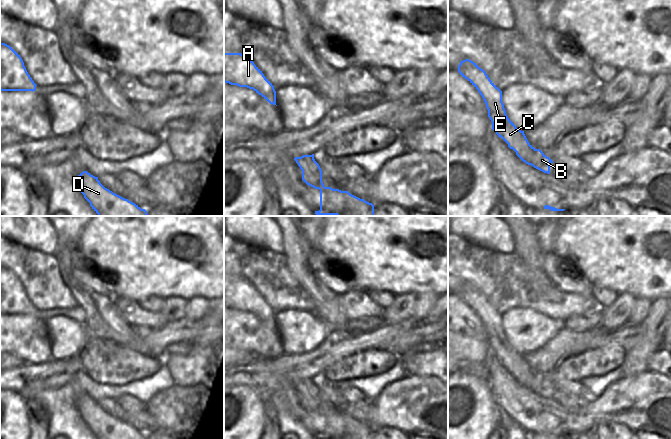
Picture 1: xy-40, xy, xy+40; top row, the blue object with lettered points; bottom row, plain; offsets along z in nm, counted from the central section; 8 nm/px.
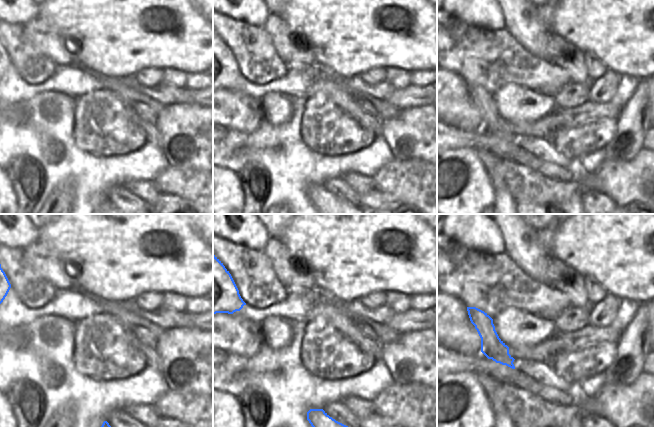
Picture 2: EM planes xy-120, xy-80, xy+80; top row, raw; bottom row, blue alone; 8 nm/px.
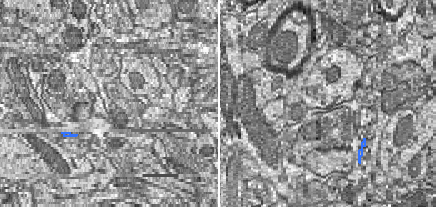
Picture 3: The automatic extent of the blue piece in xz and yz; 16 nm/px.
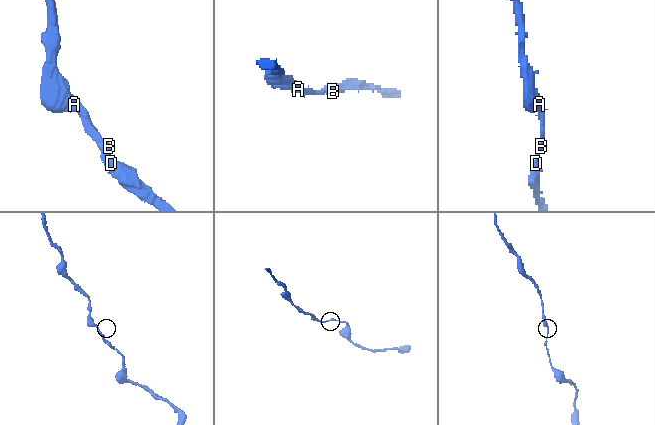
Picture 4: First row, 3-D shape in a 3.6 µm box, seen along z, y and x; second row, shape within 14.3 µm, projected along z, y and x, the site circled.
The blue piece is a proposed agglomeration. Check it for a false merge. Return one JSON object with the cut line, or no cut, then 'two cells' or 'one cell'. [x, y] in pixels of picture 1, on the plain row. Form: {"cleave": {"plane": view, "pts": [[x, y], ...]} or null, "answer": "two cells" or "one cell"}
{"cleave": null, "answer": "one cell"}

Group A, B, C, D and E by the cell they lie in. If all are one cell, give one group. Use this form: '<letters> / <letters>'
A B C D E

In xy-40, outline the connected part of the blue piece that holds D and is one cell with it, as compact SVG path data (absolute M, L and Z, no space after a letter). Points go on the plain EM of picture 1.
M87 395L80 397L76 406L98 439L148 439L145 433L105 412L98 401Z

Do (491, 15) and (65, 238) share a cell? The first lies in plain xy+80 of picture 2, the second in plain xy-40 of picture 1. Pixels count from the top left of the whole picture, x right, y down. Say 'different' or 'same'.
different

